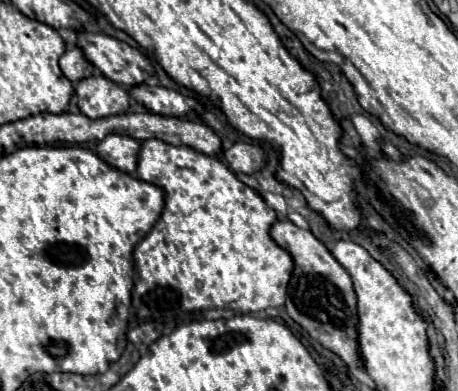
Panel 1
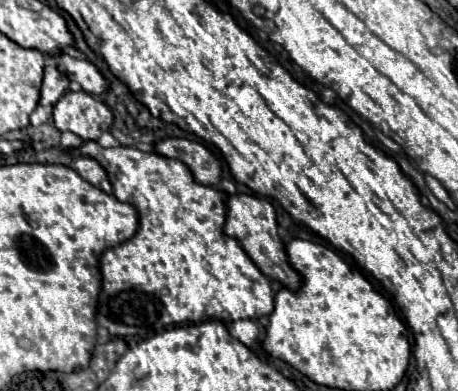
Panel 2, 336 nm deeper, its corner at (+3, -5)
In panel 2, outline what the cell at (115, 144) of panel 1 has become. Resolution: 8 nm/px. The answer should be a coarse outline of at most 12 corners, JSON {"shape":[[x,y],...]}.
{"shape":[[75,158],[73,170],[89,184],[113,192],[105,170],[93,158]]}

